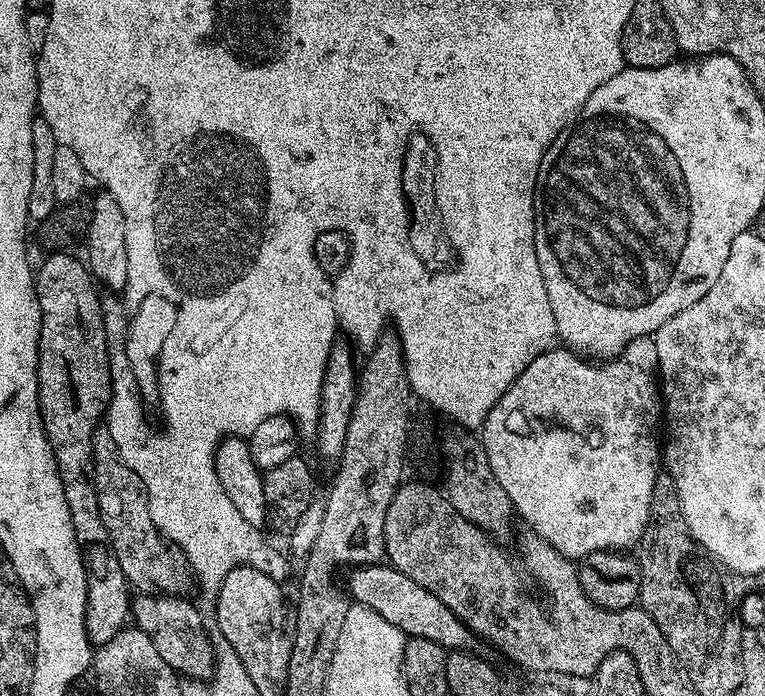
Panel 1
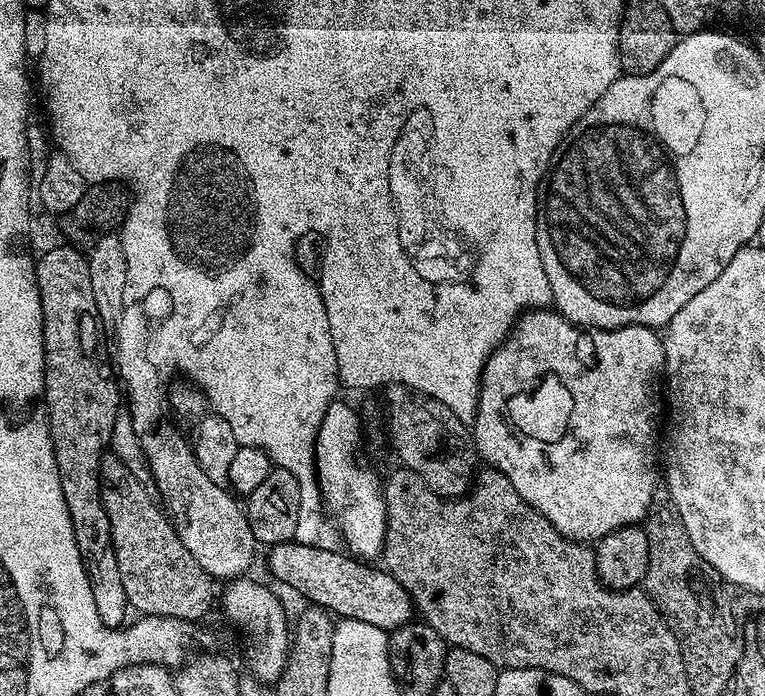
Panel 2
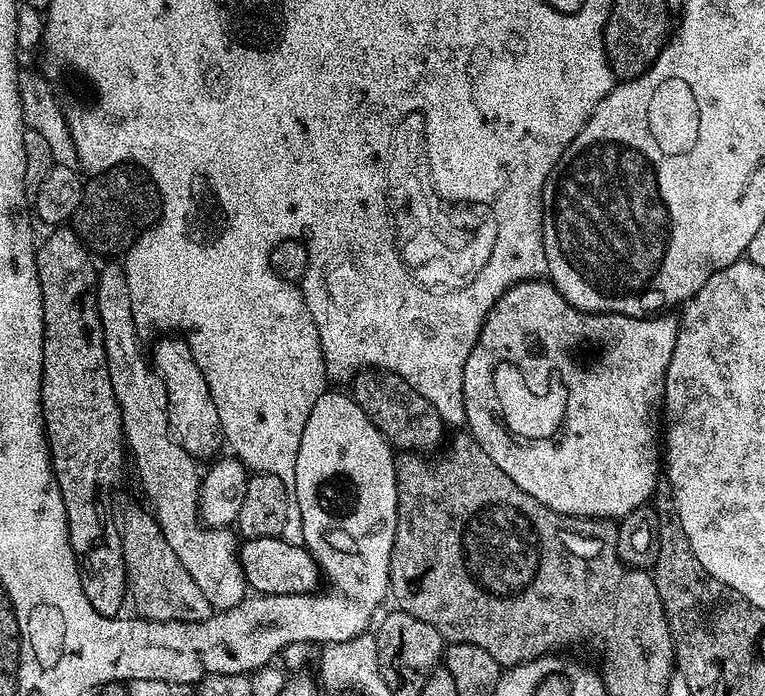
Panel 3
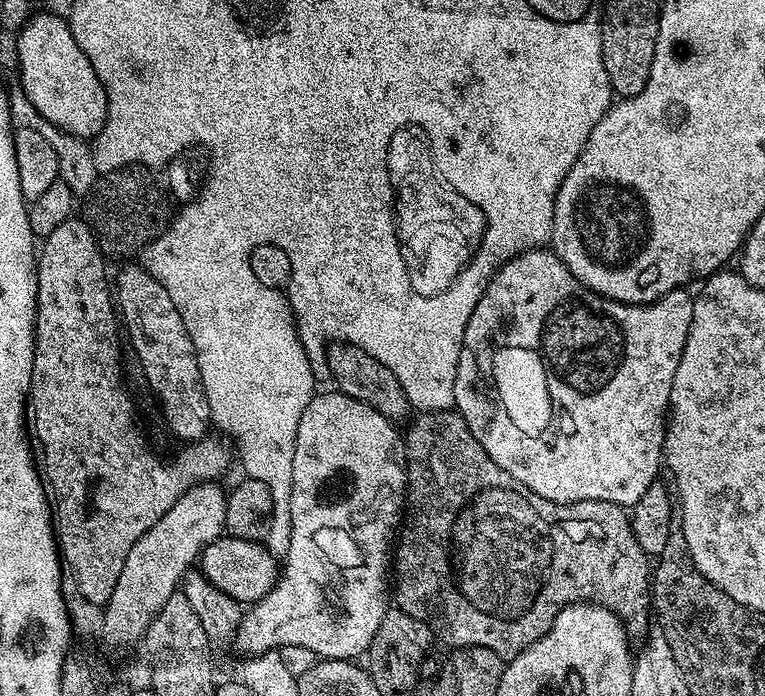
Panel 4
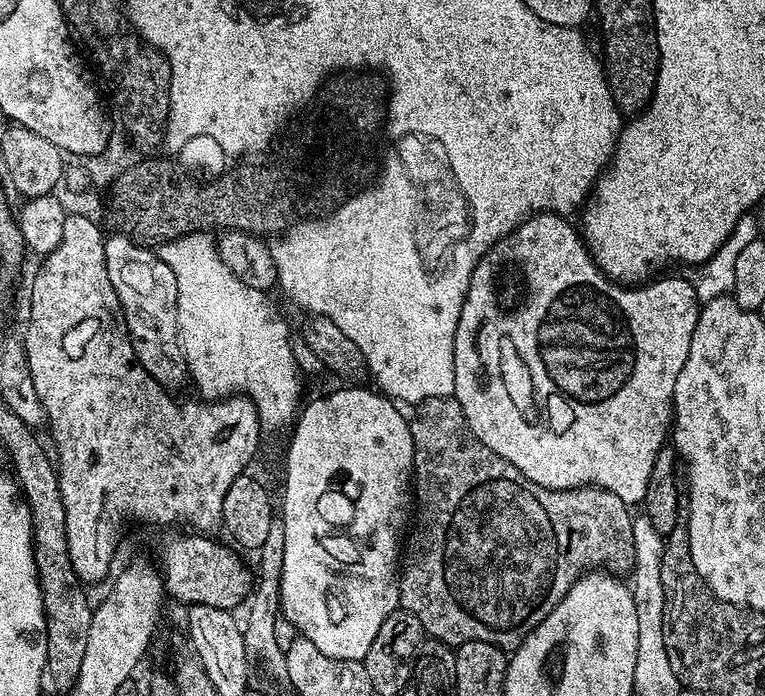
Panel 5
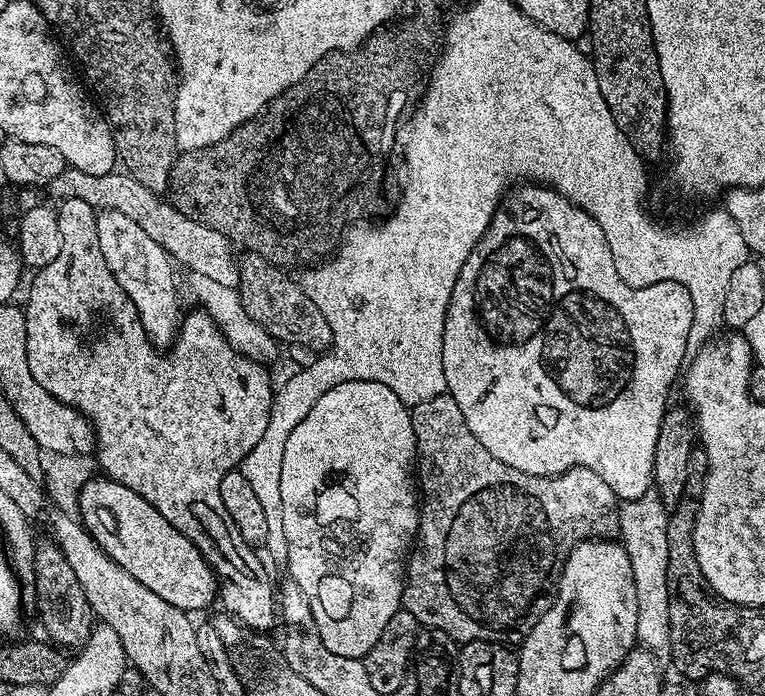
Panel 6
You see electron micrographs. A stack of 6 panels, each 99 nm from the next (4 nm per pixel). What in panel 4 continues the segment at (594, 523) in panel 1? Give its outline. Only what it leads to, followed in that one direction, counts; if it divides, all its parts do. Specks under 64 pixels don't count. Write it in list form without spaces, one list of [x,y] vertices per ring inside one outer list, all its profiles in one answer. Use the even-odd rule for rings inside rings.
[[[544,246],[530,248],[526,252],[520,252],[517,256],[500,265],[492,281],[484,285],[484,293],[479,302],[474,306],[474,314],[470,314],[470,322],[466,322],[466,334],[462,342],[462,354],[458,358],[458,374],[454,378],[454,408],[460,413],[460,417],[466,422],[466,426],[470,426],[470,434],[474,434],[474,438],[478,438],[478,442],[482,442],[482,450],[486,450],[486,454],[490,454],[490,458],[494,458],[494,462],[498,462],[498,466],[502,466],[502,470],[506,470],[506,474],[510,474],[514,478],[518,478],[518,482],[522,482],[522,486],[526,486],[530,490],[534,490],[534,494],[542,494],[542,498],[550,498],[550,502],[555,504],[573,504],[574,502],[582,502],[583,500],[601,500],[602,502],[614,502],[631,506],[638,502],[638,498],[642,498],[642,494],[646,494],[646,490],[650,490],[650,486],[657,483],[656,476],[662,472],[662,461],[664,459],[664,429],[668,422],[668,399],[670,398],[670,386],[674,386],[674,370],[678,370],[678,362],[682,358],[682,350],[686,346],[686,334],[690,334],[690,318],[694,318],[694,306],[692,301],[693,293],[684,288],[676,288],[670,294],[666,294],[662,298],[658,298],[652,304],[623,304],[617,300],[611,300],[605,296],[600,296],[597,292],[592,292],[586,286],[582,286],[582,282],[578,282],[578,278],[574,278],[574,274],[570,274],[570,270],[560,261],[560,257],[555,251],[549,250]]]

